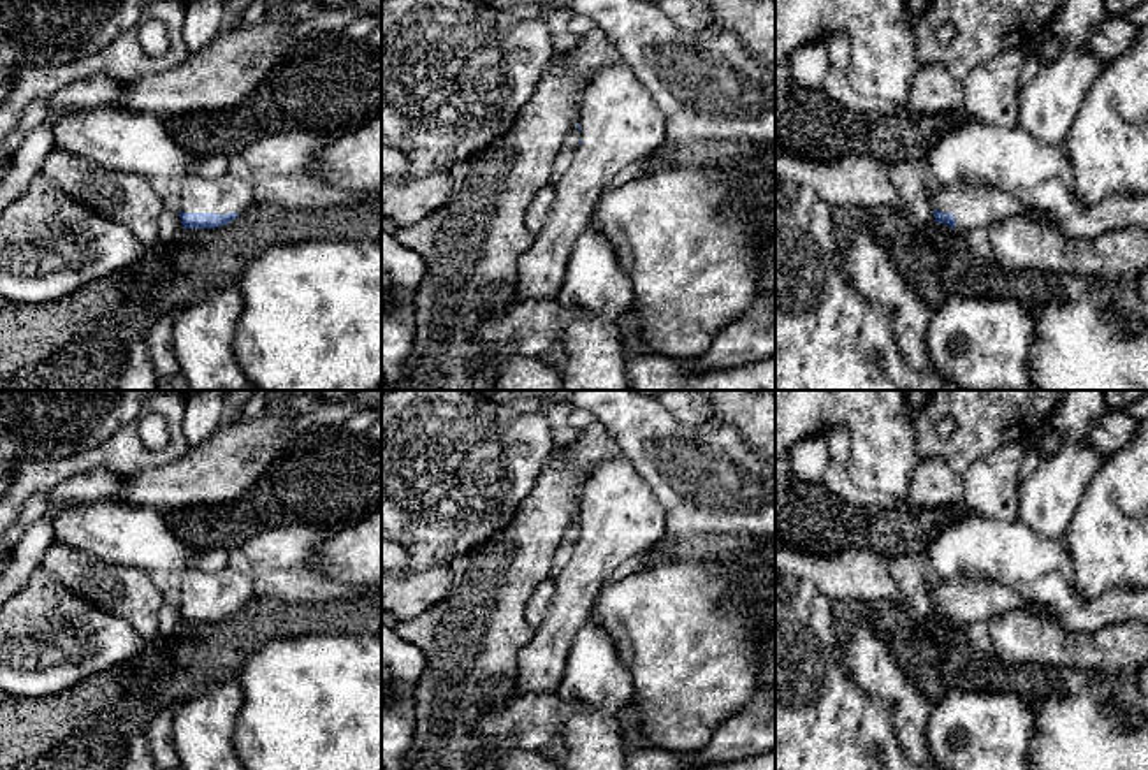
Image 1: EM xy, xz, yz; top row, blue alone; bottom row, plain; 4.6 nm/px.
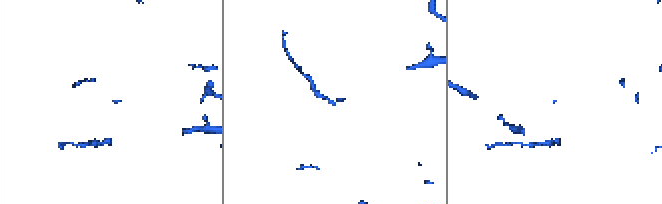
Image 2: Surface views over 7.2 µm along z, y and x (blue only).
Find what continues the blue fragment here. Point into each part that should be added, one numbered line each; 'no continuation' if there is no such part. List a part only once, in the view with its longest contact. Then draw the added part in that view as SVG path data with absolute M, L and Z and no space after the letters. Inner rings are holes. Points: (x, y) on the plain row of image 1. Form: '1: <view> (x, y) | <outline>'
1: xy (229, 588) | M230 566L216 573L188 570L181 575L179 605L183 607L241 608L255 596L251 575Z

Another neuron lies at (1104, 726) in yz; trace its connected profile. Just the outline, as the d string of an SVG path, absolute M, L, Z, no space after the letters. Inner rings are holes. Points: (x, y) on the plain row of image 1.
M1094 673L1076 694L1032 703L1028 770L1148 770L1148 694L1134 673Z

